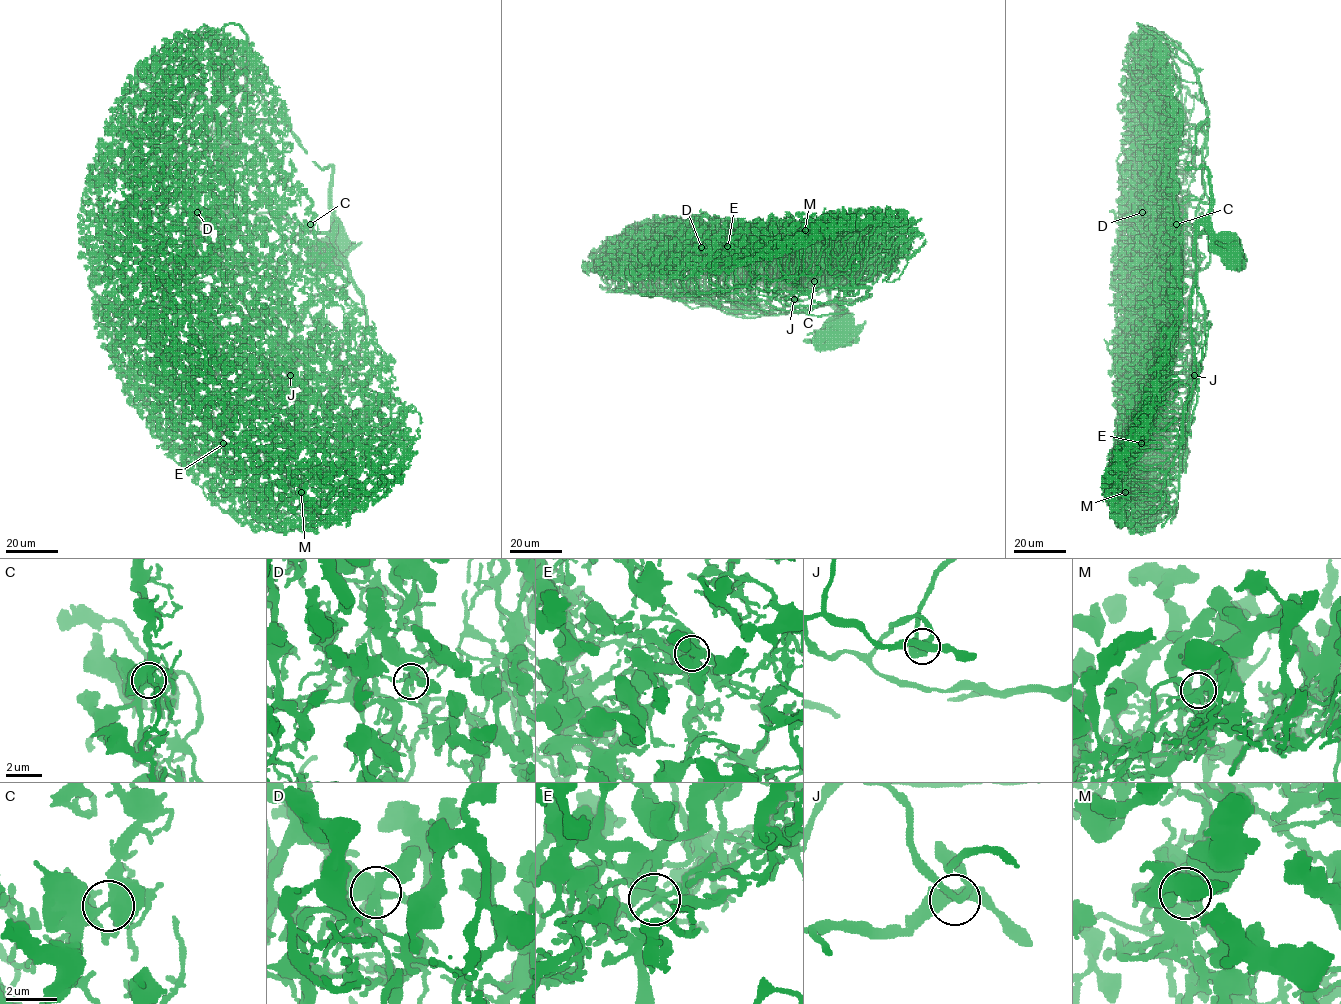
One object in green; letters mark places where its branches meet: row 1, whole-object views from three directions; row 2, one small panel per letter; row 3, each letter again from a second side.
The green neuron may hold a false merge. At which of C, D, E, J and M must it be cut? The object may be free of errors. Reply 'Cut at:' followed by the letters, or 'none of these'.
Cut at: none of these

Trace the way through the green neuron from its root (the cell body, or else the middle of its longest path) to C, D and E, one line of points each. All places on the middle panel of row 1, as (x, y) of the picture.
C: (838, 332), (834, 301), (736, 317), (705, 306), (701, 292), (723, 265), (815, 282)
D: (838, 332), (839, 338), (842, 309), (834, 301), (758, 317), (736, 317), (705, 306), (701, 247)
E: (838, 332), (837, 300), (851, 301), (782, 310), (721, 293), (728, 247)

